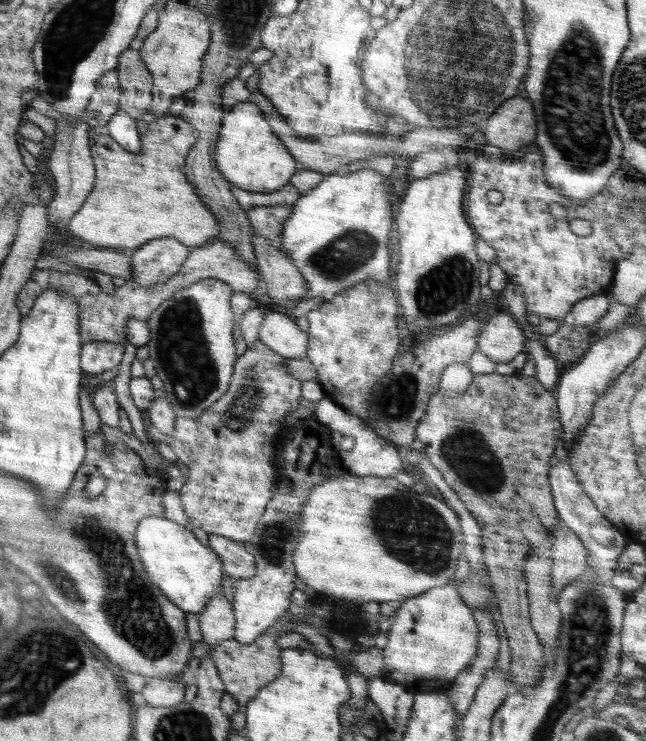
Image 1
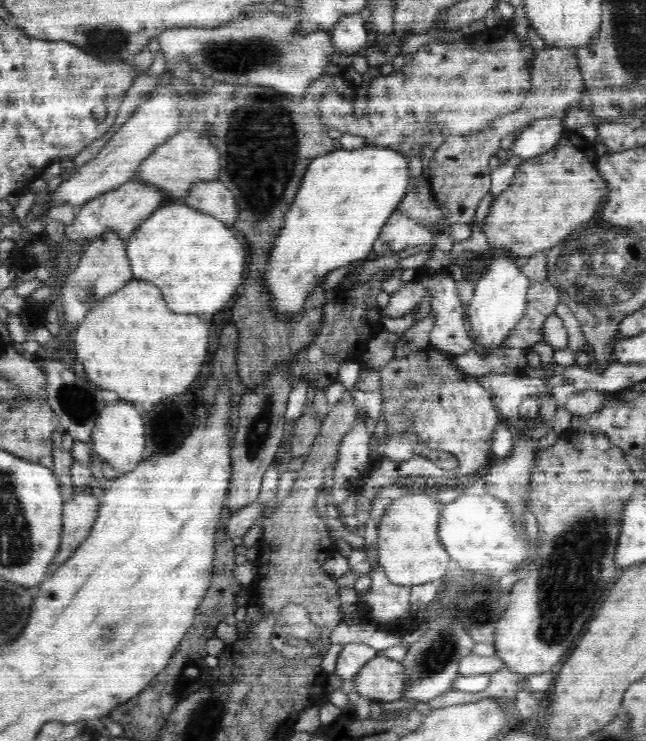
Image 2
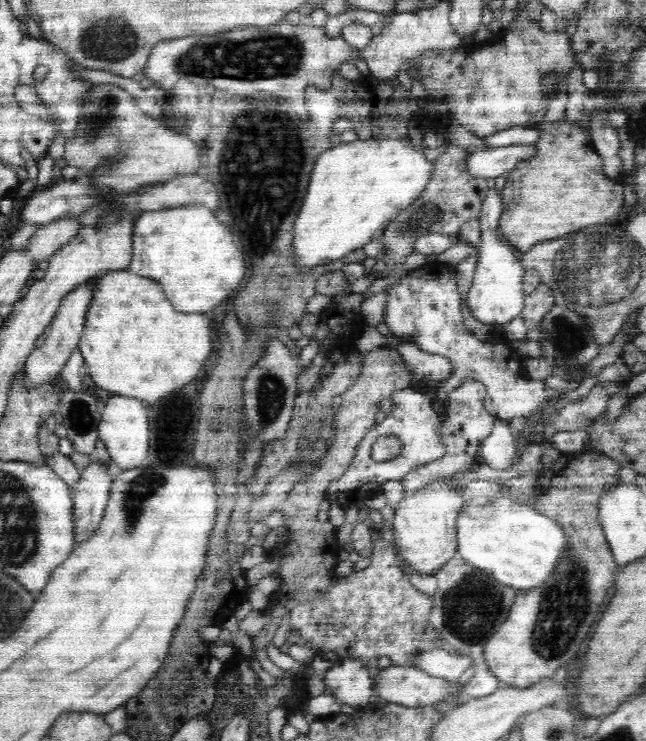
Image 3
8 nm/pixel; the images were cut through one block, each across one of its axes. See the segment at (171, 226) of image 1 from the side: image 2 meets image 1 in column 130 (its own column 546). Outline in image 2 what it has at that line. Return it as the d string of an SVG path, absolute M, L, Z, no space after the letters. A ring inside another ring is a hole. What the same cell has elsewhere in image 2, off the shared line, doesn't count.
M568 132L558 144L540 156L522 161L506 190L494 198L482 230L496 251L514 256L532 256L564 240L572 230L588 222L604 204L608 183L596 168L596 144Z

